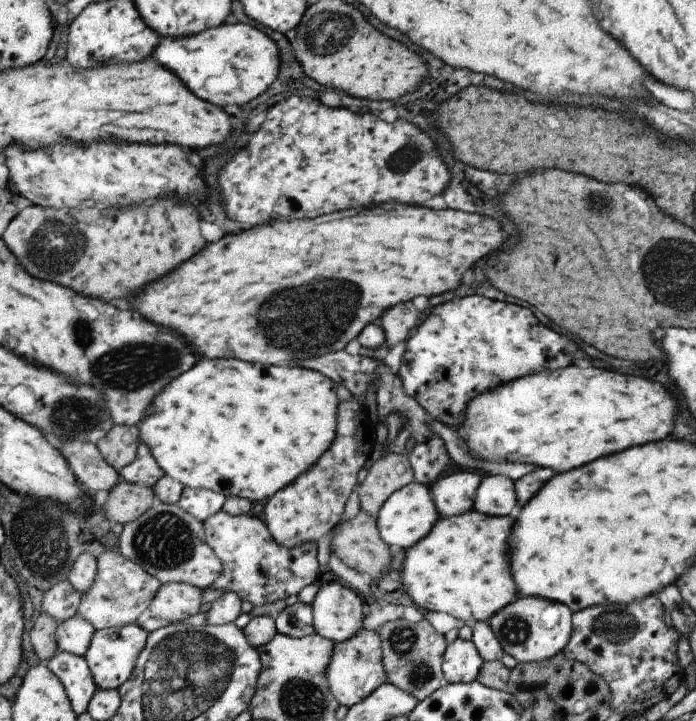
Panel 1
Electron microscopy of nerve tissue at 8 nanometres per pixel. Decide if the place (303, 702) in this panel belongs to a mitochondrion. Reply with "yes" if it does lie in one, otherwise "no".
yes

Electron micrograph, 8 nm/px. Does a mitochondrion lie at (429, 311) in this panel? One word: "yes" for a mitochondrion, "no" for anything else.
no

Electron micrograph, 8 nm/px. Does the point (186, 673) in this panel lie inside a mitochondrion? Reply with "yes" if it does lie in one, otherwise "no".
yes

